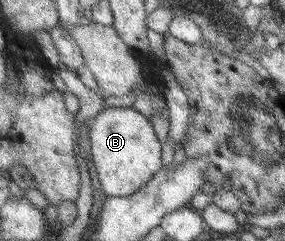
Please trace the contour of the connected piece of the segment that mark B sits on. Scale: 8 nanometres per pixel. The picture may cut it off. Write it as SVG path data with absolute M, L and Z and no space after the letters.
M106 107L92 119L89 139L97 179L107 197L128 197L162 169L162 141L154 125L133 107Z

